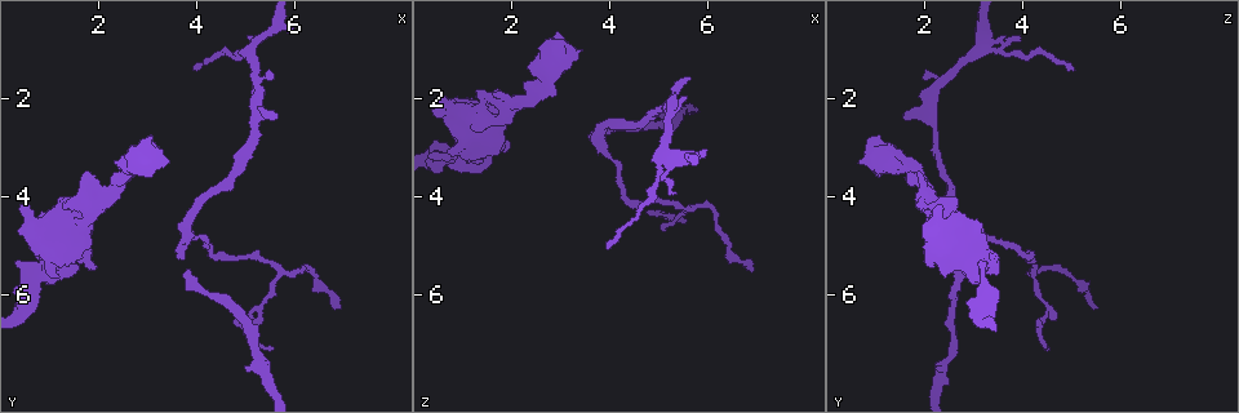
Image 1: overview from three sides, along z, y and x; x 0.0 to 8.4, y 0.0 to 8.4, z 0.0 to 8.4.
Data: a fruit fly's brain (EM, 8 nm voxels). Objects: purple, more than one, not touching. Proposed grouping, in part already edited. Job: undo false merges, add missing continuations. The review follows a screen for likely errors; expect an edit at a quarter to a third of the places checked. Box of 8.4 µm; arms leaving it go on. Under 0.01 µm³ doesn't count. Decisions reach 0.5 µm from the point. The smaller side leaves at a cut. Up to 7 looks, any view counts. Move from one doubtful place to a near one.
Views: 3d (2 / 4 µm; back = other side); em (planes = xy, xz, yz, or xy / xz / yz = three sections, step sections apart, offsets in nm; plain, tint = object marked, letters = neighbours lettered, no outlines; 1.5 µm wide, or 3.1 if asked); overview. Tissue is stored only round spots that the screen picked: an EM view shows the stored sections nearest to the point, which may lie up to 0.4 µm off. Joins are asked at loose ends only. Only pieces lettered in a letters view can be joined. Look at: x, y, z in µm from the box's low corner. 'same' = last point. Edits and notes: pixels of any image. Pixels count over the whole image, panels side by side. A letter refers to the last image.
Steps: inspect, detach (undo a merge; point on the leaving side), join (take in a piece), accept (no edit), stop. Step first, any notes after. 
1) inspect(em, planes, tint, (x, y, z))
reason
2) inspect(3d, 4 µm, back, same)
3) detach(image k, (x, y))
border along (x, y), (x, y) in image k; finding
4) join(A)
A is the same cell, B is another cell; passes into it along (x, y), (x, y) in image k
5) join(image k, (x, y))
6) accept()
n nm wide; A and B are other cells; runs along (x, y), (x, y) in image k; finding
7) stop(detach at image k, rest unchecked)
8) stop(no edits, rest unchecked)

inspect(em, yz, step 8, tint, (3.15, 2.80, 1.00))
an open end

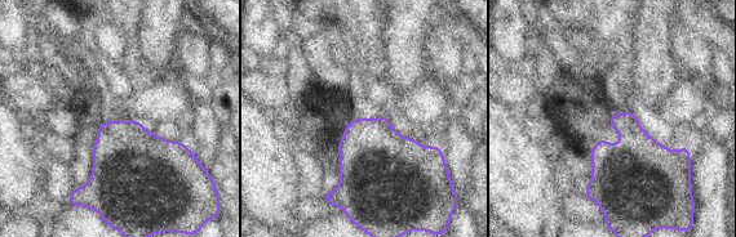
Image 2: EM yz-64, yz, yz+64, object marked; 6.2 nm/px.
inspect(em, planes, tint, same)

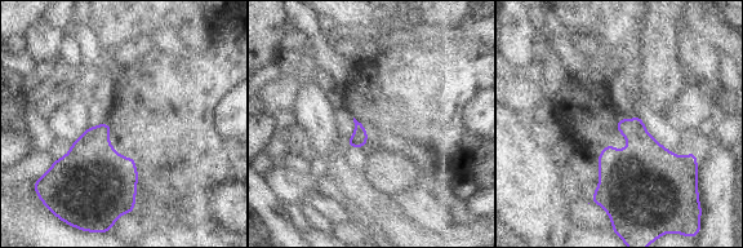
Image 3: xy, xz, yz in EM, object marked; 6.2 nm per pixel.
inspect(em, planes, letters, same)
what lies round it

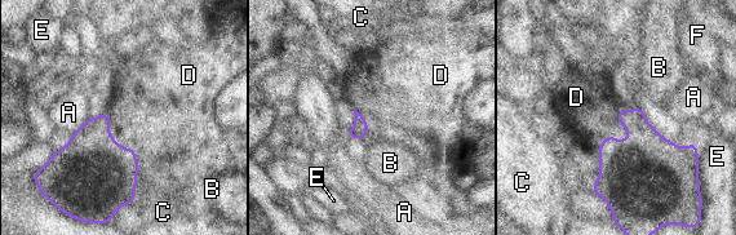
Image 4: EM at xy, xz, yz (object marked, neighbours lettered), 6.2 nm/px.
join(D)
D is the same cell, A, B, C, E and F are other cells; it goes on there

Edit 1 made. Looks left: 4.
inspect(3d, 4 µm, (3.85, 4.80, 2.85))
branch point

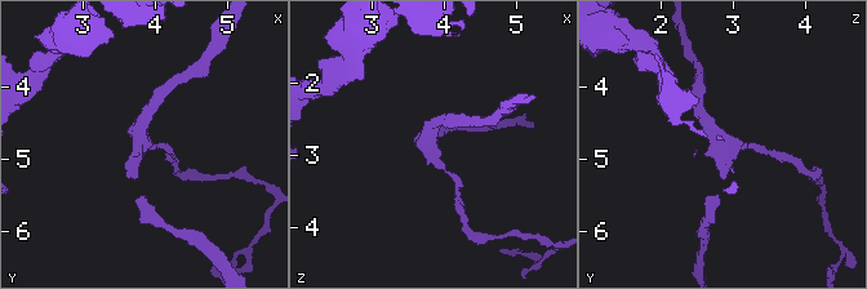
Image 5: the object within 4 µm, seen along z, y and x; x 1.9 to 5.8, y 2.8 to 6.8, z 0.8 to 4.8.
inspect(em, planes, letters, (3.80, 4.80, 2.90))
shape alone is not enough

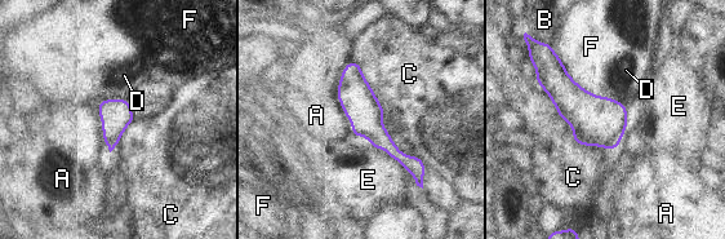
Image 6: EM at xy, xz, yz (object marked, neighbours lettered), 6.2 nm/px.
accept()
A, B, C, D, E and F are other cells; border along (350, 61), (338, 101), (354, 137) in image 6; all the same neuron

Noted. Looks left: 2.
stop(join at image 4, rest unchecked)

